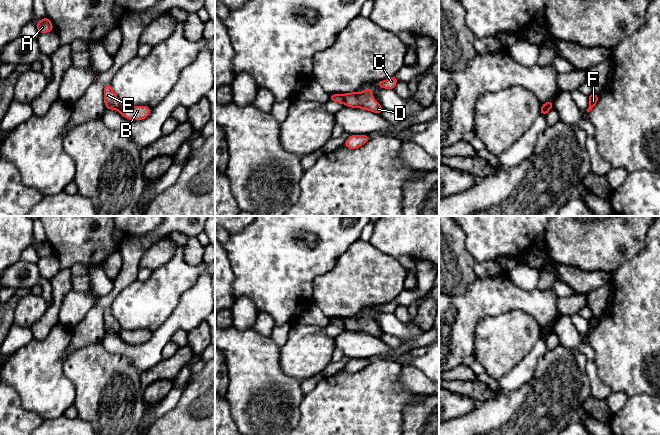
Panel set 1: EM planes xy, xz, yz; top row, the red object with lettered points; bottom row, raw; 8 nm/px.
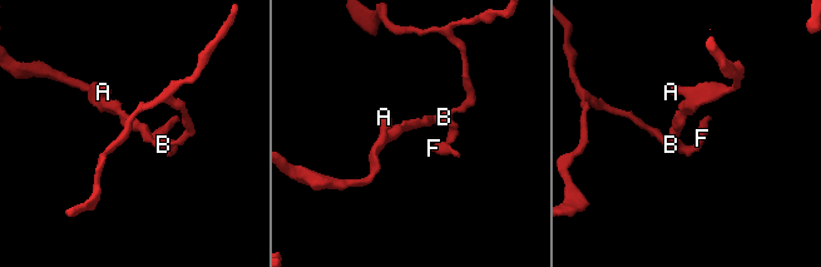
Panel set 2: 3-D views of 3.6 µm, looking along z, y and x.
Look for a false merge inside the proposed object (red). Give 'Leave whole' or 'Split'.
Split

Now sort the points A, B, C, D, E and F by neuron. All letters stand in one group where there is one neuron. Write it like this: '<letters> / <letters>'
A E / B C D F

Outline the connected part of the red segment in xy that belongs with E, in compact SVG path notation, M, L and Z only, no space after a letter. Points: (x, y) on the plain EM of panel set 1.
M110 307L104 310L104 326L106 333L119 334L122 330L121 325L112 314Z

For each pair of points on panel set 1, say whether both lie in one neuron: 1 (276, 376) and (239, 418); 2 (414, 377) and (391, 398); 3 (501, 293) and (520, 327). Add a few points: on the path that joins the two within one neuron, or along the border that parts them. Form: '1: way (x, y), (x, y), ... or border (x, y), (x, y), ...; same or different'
1: way (262, 377), (239, 400), (239, 404); same
2: border (401, 366), (399, 374), (400, 384), (412, 394); different
3: border (488, 316), (522, 309), (533, 318); different

